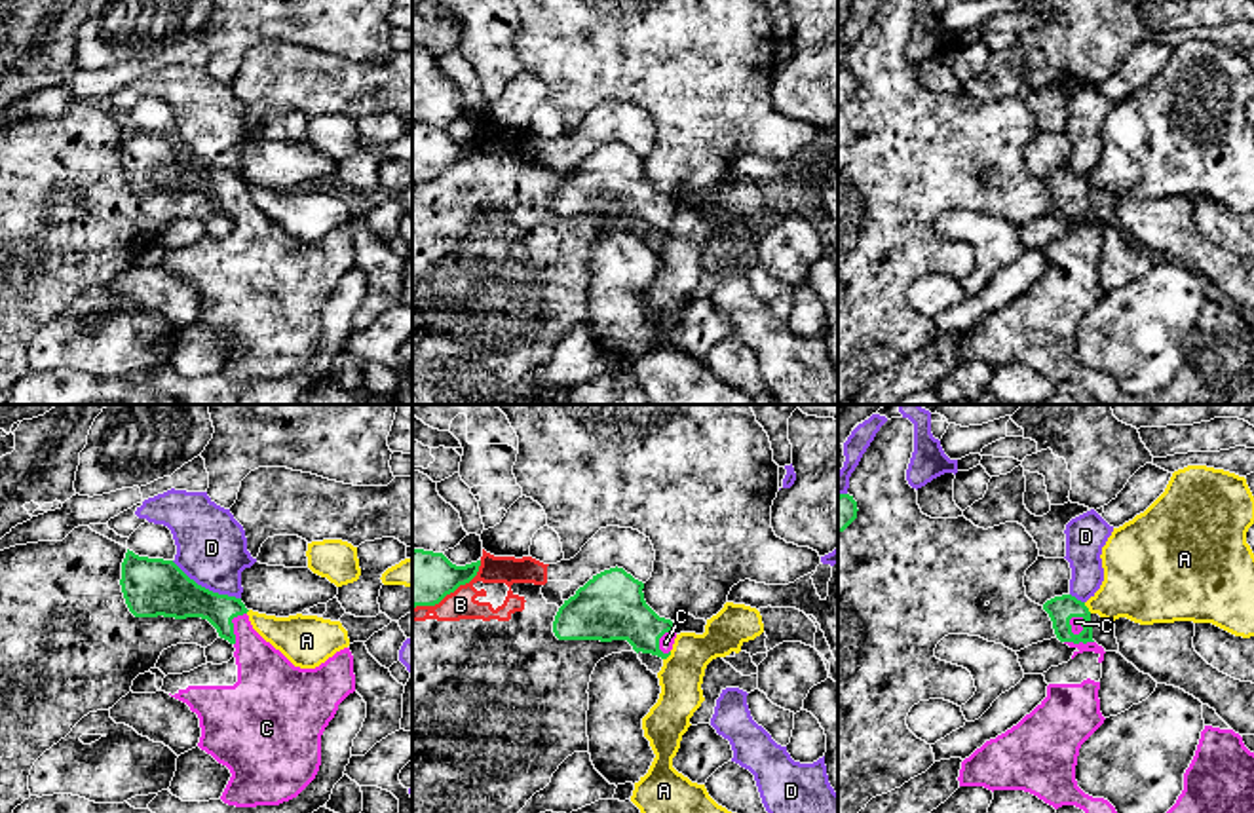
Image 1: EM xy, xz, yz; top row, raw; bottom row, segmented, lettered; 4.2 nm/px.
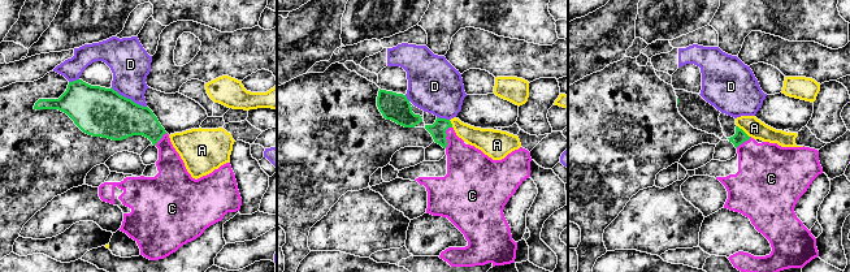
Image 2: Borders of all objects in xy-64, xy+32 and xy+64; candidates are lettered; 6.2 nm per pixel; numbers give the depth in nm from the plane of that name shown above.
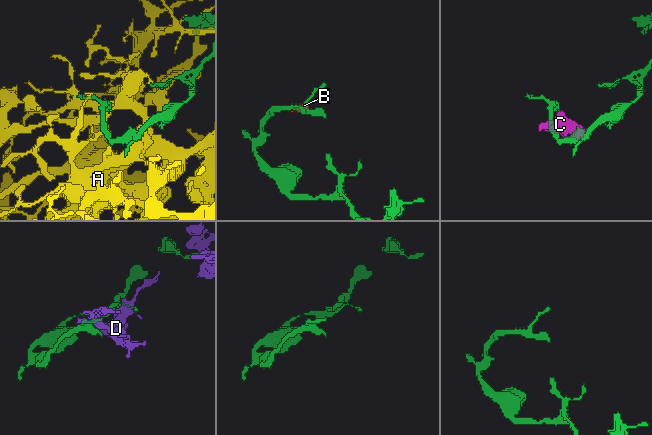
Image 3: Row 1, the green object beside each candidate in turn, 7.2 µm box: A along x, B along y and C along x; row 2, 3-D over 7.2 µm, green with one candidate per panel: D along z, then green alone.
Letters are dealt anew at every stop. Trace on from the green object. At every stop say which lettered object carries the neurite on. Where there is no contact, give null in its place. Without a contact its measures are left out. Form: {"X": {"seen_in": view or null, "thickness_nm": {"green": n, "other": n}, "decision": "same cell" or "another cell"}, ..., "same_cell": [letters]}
{"A": {"seen_in": "yz", "thickness_nm": {"green": 110, "other": 320}, "decision": "another cell"}, "B": {"seen_in": "xz", "thickness_nm": {"green": 240, "other": 130}, "decision": "another cell"}, "C": {"seen_in": "xy", "thickness_nm": {"green": 180, "other": 240}, "decision": "same cell"}, "D": {"seen_in": "xy", "thickness_nm": {"green": 240, "other": 300}, "decision": "another cell"}, "same_cell": ["C"]}

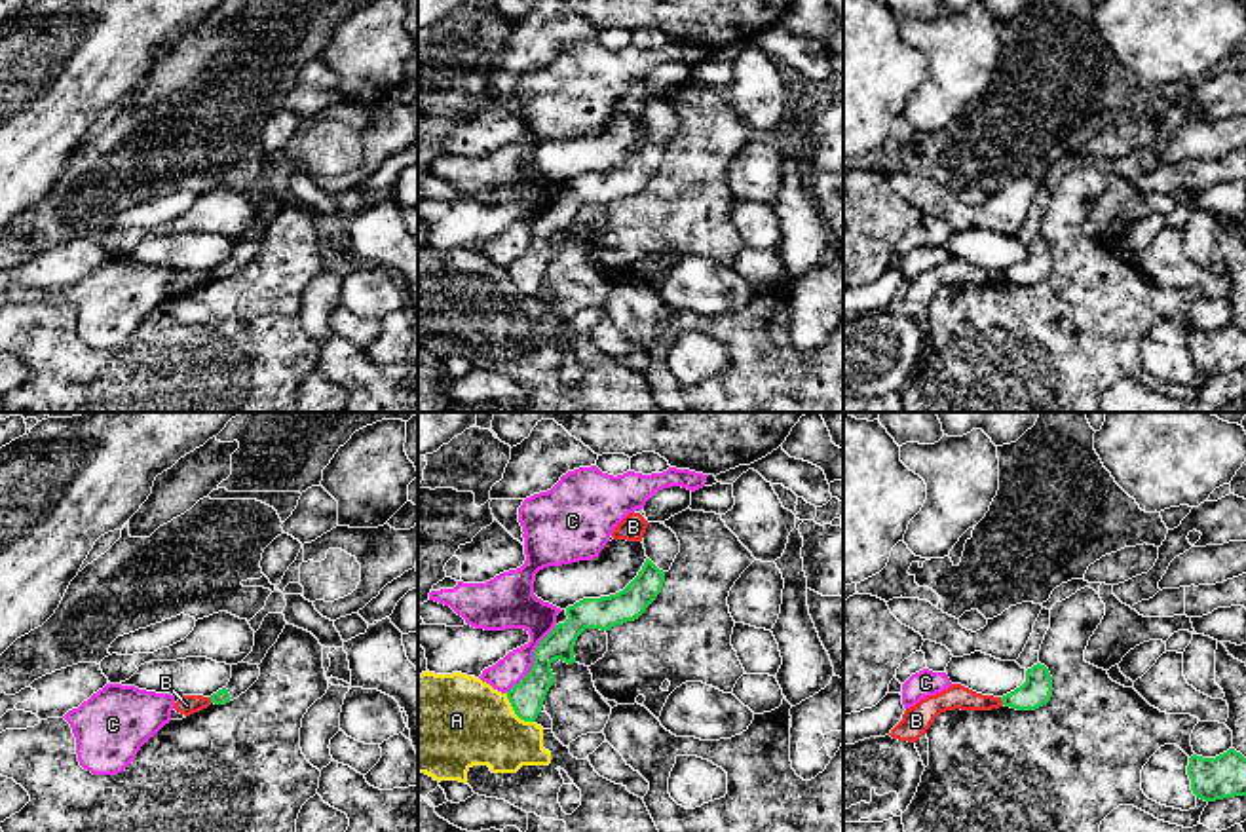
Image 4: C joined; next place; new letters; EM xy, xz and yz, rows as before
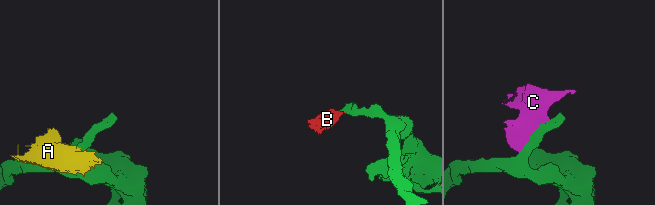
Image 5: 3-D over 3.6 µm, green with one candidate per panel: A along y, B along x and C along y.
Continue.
{"A": {"seen_in": "xz", "thickness_nm": {"green": 150, "other": 400}, "decision": "another cell"}, "B": {"seen_in": "yz", "thickness_nm": {"green": 130, "other": 100}, "decision": "another cell"}, "C": {"seen_in": "xz", "thickness_nm": {"green": 150, "other": 200}, "decision": "another cell"}, "same_cell": []}

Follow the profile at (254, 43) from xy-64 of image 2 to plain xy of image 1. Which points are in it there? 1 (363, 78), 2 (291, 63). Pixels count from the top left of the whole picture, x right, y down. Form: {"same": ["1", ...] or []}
{"same": ["1", "2"]}

